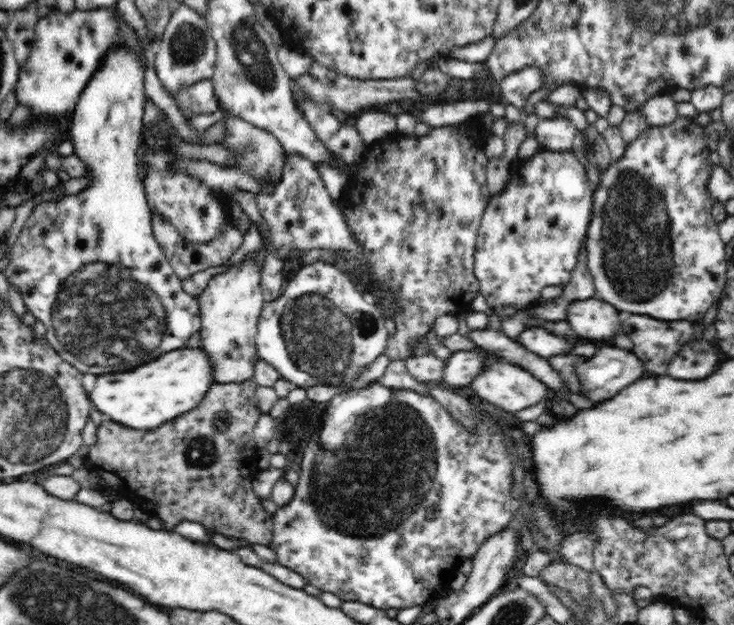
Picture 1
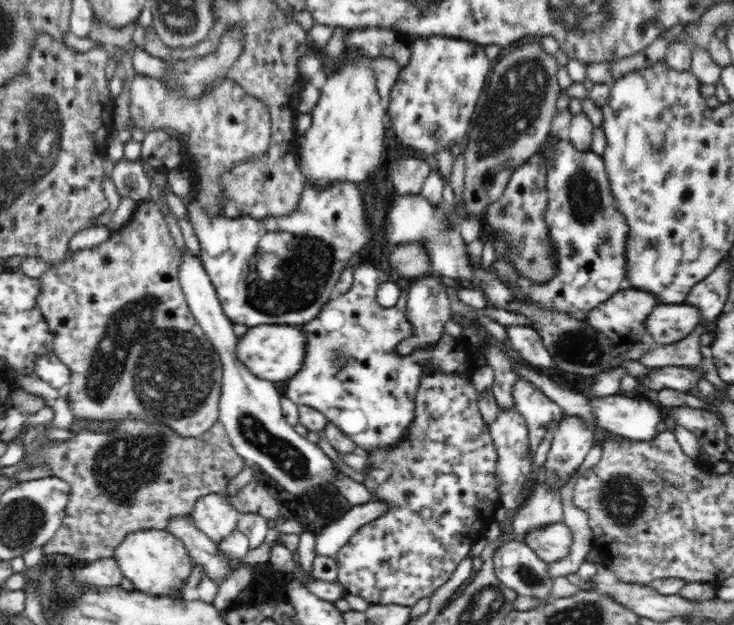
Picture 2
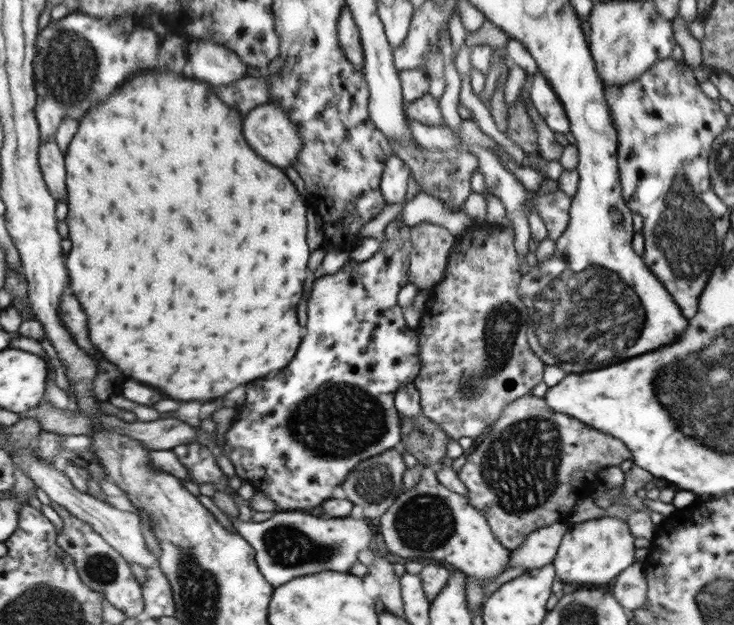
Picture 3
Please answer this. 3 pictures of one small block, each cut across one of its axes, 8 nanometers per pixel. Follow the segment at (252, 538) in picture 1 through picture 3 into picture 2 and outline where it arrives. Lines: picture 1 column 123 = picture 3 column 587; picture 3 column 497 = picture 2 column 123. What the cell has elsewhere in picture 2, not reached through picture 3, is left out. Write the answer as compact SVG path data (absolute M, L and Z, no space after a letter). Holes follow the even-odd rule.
M126 420L126 421L120 421L118 422L118 426L116 426L116 428L114 428L114 430L112 429L112 432L99 432L99 431L89 431L87 429L82 429L78 432L74 432L74 436L69 439L69 440L55 440L55 442L50 442L50 444L47 444L47 442L45 442L45 440L43 440L43 438L39 437L36 438L36 440L32 440L32 442L30 442L28 444L28 446L26 446L26 457L28 457L28 459L30 459L30 464L28 464L28 468L24 468L24 469L29 469L38 465L42 465L42 464L46 464L47 467L49 469L51 469L52 471L52 475L68 482L68 484L70 484L70 498L68 498L68 507L67 510L65 511L65 516L64 516L64 521L63 521L63 526L57 530L56 535L48 542L48 544L46 544L43 549L44 549L44 556L45 555L54 555L54 554L61 554L62 556L64 556L64 554L68 554L68 556L74 556L74 558L78 558L78 560L88 560L87 563L93 562L93 561L97 561L100 560L100 558L110 558L114 555L114 550L115 547L118 546L118 544L122 541L122 534L130 534L132 531L140 531L142 530L142 526L154 526L154 529L156 530L168 530L168 522L170 522L170 518L174 518L174 516L191 516L192 514L192 510L194 510L194 503L201 497L207 494L222 494L222 495L226 495L226 497L228 497L228 501L230 501L230 505L236 510L238 511L240 514L241 513L247 513L247 512L255 512L255 514L260 514L261 516L264 516L267 520L272 520L275 521L278 519L278 517L280 516L280 506L279 506L279 502L274 499L272 497L272 494L268 492L268 490L262 490L262 498L252 498L252 496L250 496L250 498L244 498L244 492L240 491L240 494L235 494L235 495L229 495L227 490L226 490L226 486L228 486L228 482L230 482L230 480L232 480L232 478L234 478L234 476L236 476L241 470L244 470L244 464L245 464L245 459L242 458L242 455L239 455L237 453L237 451L235 450L235 448L233 447L233 444L231 443L231 440L228 438L228 435L226 434L225 428L223 427L223 424L220 421L216 421L204 434L202 434L201 437L198 438L192 438L192 437L188 437L188 438L184 438L184 437L179 437L178 434L174 433L173 430L166 430L166 426L146 426L146 424L144 424L144 426L140 426L140 422L134 422L134 421L130 421L130 420Z

